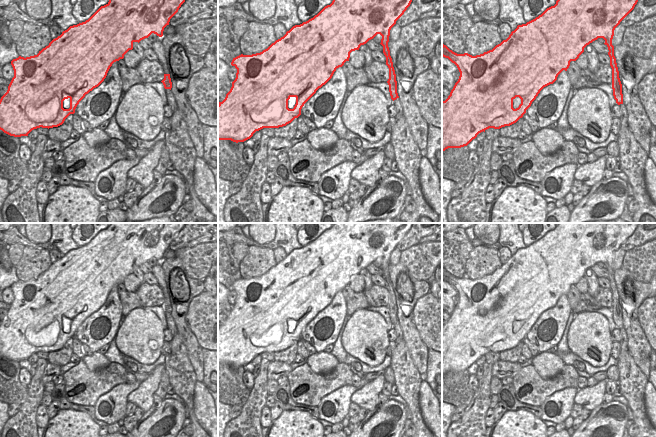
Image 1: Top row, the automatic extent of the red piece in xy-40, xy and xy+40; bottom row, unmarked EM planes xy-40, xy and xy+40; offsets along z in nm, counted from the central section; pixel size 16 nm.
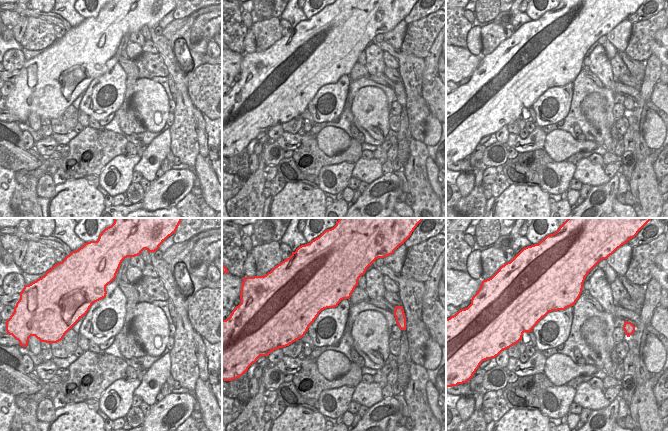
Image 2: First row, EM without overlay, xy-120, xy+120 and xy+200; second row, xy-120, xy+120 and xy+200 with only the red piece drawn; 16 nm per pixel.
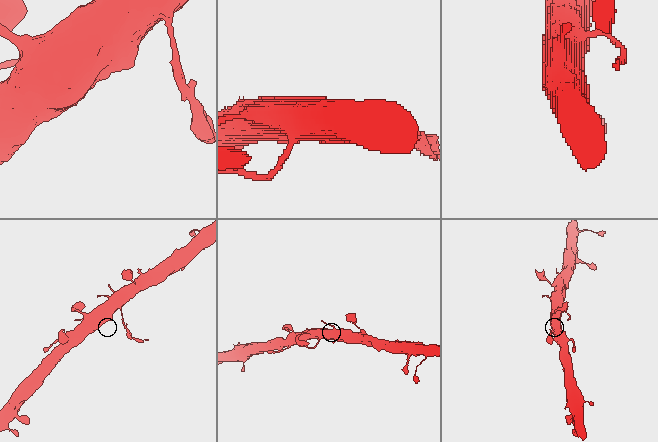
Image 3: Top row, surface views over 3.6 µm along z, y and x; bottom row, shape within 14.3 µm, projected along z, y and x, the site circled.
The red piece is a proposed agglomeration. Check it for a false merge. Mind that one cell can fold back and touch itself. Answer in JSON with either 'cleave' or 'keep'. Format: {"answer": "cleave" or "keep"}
{"answer": "cleave"}

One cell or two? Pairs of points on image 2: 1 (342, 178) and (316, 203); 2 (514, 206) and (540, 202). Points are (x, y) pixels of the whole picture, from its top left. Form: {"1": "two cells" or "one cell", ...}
{"1": "two cells", "2": "one cell"}

